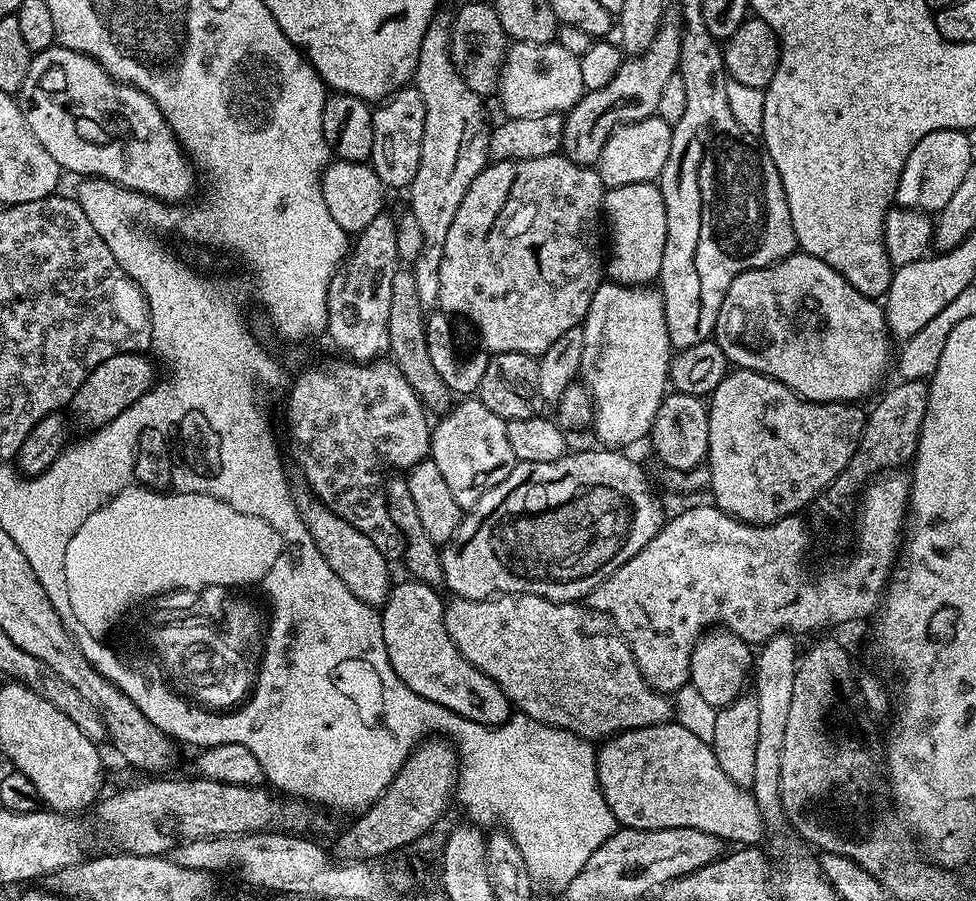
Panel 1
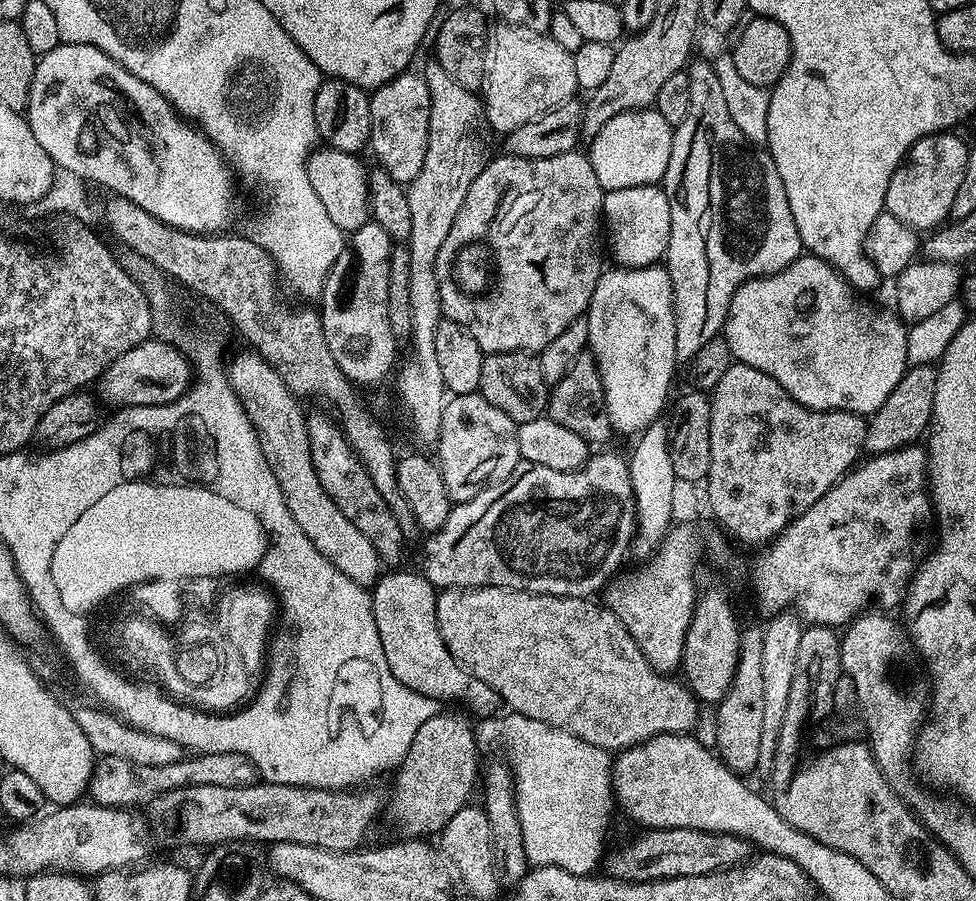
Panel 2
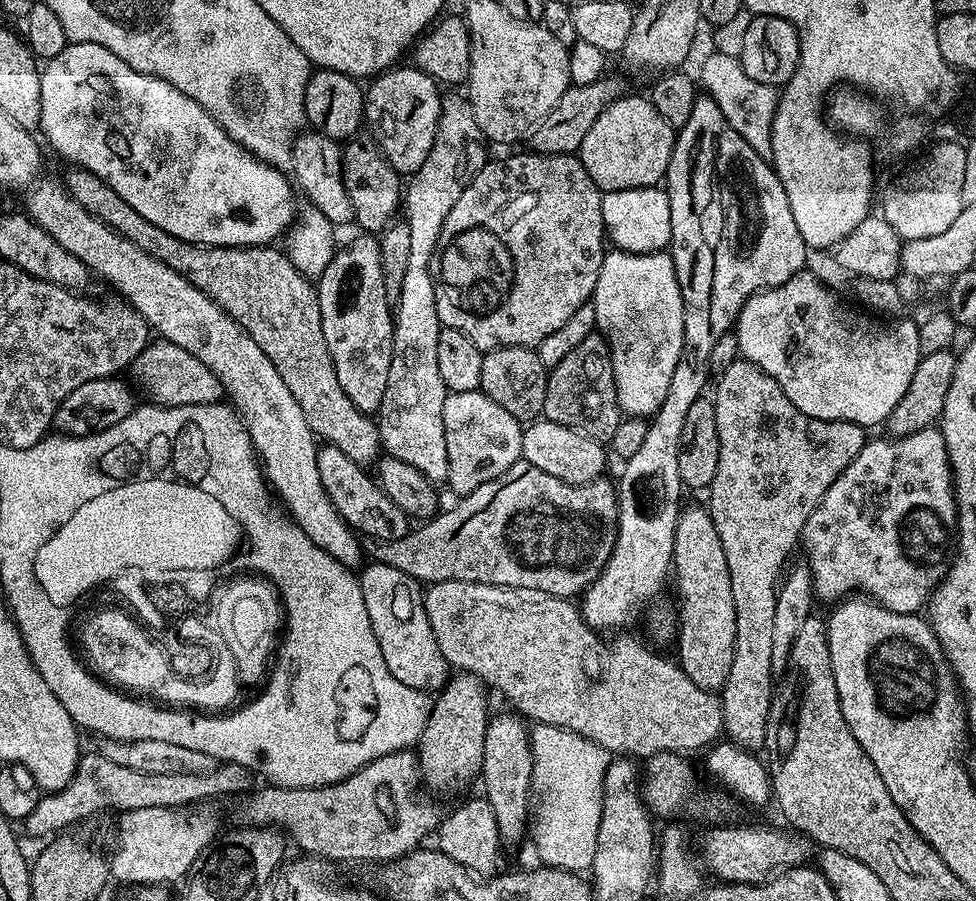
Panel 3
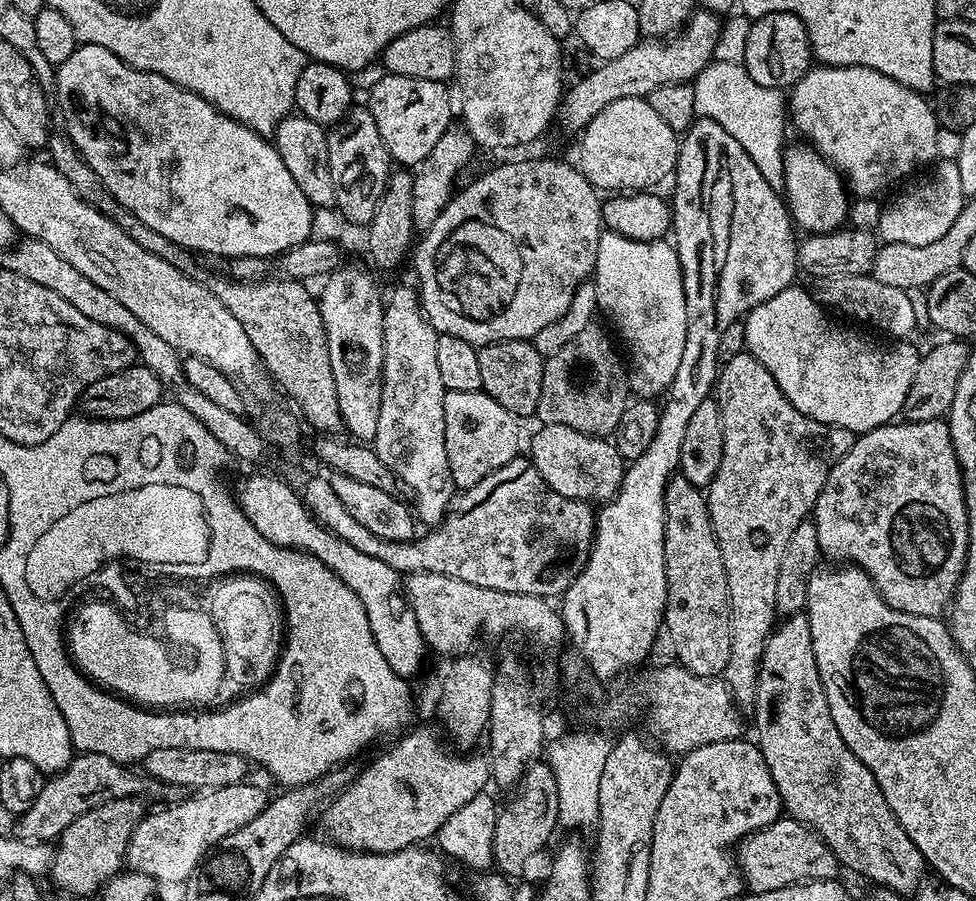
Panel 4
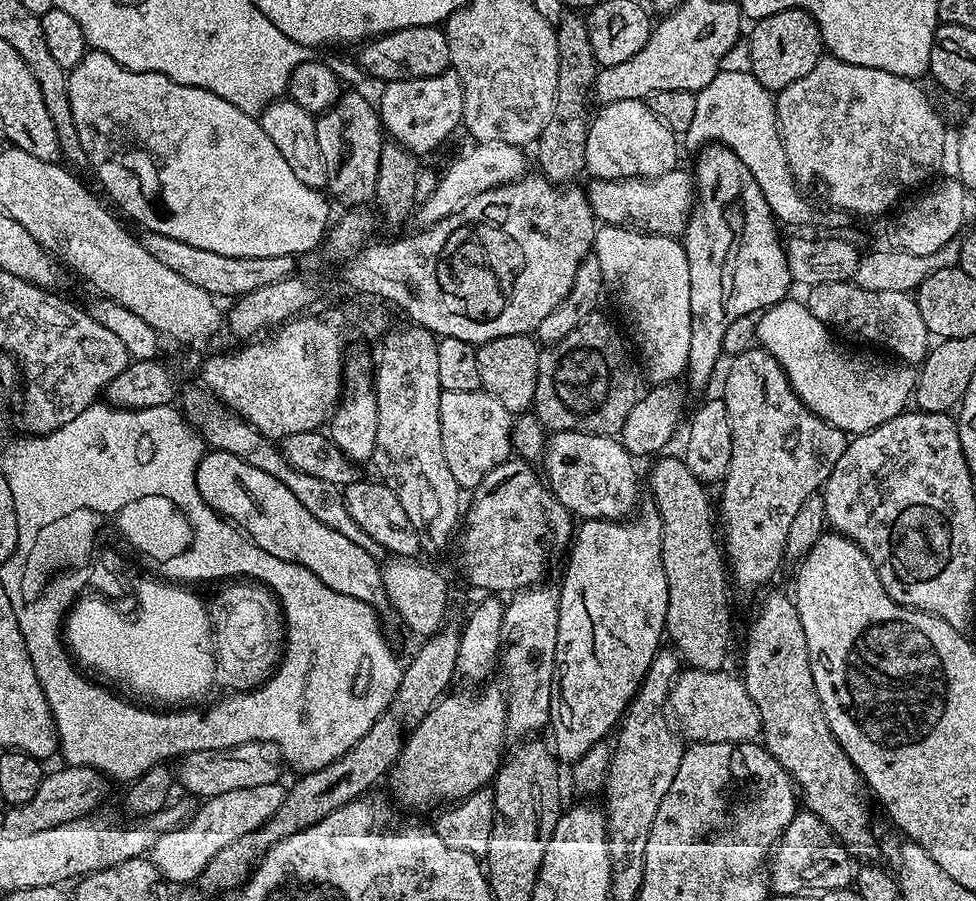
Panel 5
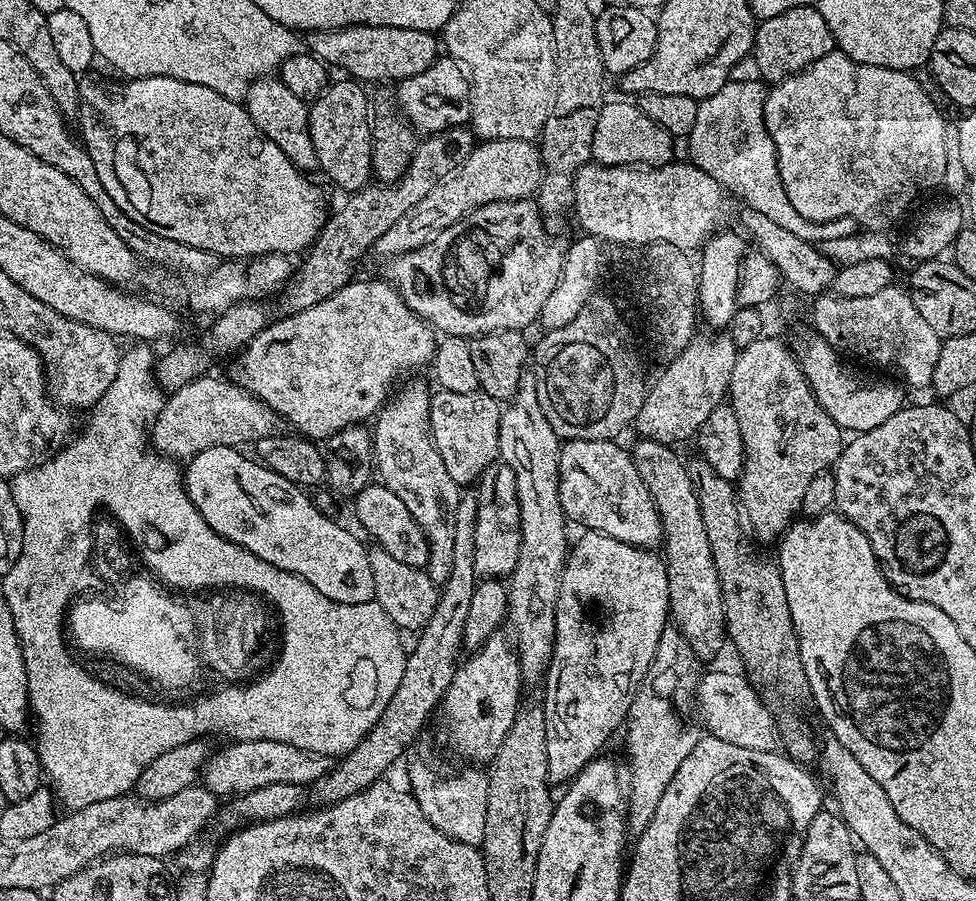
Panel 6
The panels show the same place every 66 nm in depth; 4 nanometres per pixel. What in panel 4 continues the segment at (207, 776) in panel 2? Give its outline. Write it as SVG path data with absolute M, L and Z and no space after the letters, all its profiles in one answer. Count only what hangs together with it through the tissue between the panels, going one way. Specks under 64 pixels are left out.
M82 752L73 755L72 761L61 772L45 779L42 790L38 790L38 798L34 798L34 806L15 817L15 839L29 842L55 841L62 830L74 822L74 818L86 814L86 810L94 810L94 806L102 806L102 802L114 802L114 798L138 796L149 801L164 799L164 802L175 802L183 800L186 795L182 786L163 784L153 776L132 771L136 770L129 765L114 762L114 758L106 758L106 754Z

